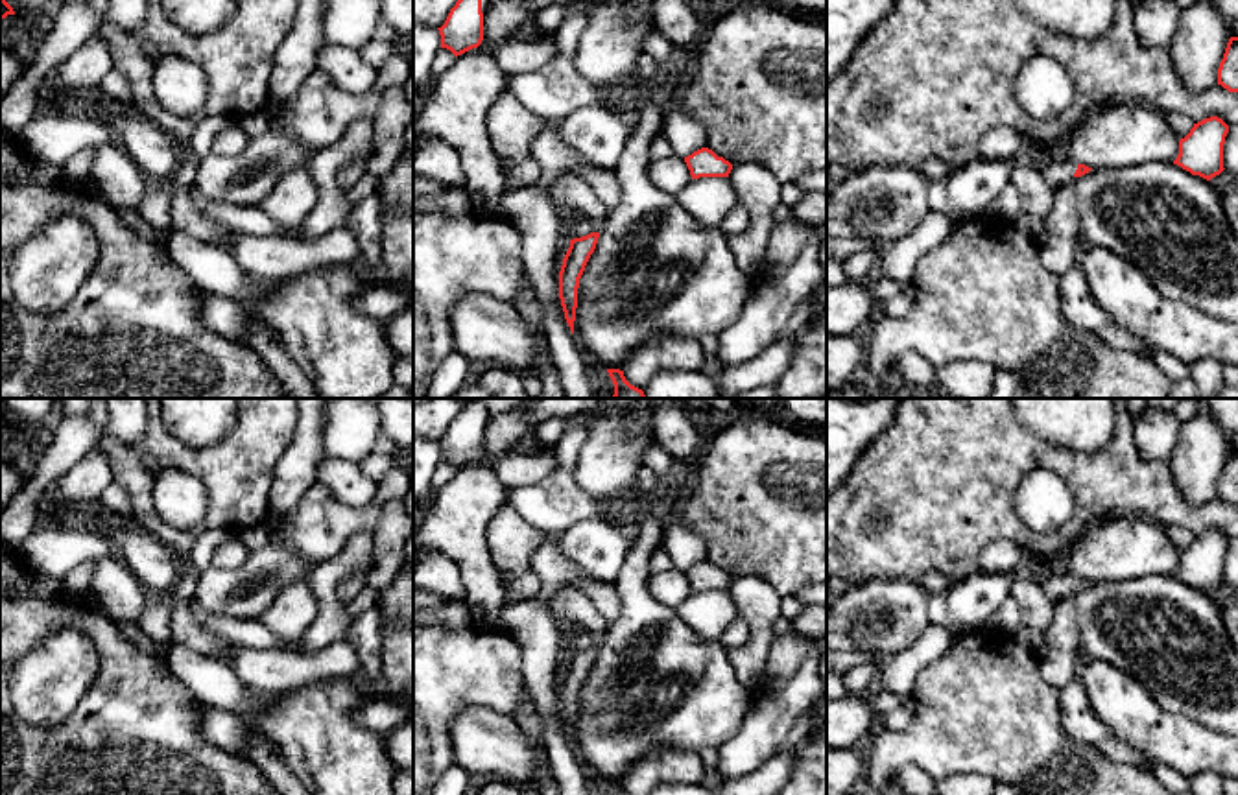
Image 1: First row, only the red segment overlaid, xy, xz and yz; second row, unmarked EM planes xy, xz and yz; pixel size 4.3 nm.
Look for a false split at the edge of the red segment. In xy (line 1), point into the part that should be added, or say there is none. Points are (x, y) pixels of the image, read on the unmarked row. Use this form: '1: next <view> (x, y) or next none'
1: next none

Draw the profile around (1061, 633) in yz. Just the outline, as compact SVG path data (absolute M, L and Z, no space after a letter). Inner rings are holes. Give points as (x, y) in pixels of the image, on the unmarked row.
M1059 598L1053 607L1053 620L1046 633L1041 636L1041 644L1055 647L1081 660L1077 616L1070 598Z

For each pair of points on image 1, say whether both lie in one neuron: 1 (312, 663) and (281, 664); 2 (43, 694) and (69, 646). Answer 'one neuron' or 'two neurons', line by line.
1: one neuron
2: one neuron

